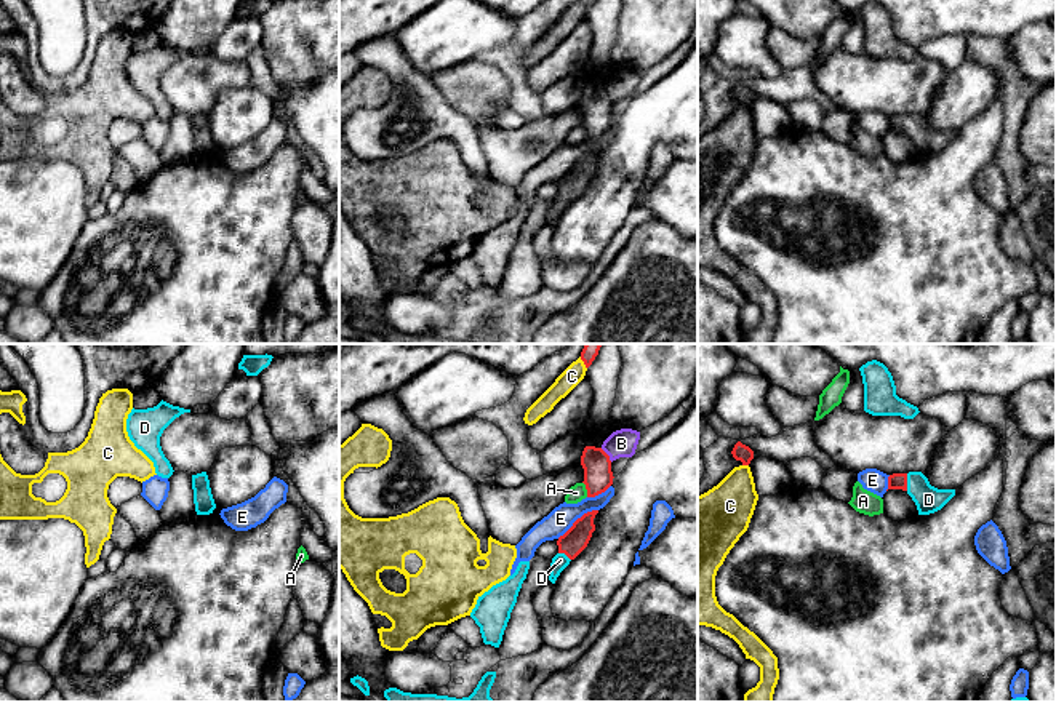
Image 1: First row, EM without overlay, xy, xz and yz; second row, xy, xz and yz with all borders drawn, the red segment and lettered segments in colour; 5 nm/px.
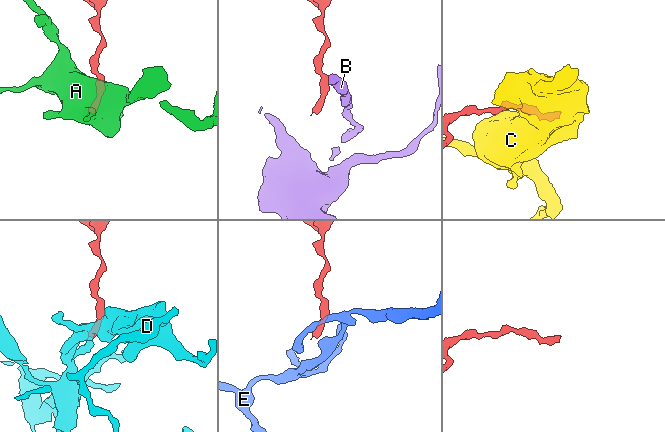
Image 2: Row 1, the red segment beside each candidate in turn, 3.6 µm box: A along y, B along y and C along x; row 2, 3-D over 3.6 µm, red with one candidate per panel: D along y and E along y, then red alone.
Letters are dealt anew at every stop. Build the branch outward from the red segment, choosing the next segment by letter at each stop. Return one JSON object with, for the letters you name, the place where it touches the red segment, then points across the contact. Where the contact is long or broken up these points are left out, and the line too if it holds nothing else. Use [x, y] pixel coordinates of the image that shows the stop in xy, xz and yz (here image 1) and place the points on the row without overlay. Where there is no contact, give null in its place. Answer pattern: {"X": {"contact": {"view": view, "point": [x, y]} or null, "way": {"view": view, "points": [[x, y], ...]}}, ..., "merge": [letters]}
{"D": {"contact": {"view": "yz", "point": [906, 123]}, "way": {"view": "yz", "points": [[896, 122], [906, 123], [928, 141]]}}, "merge": ["D"]}

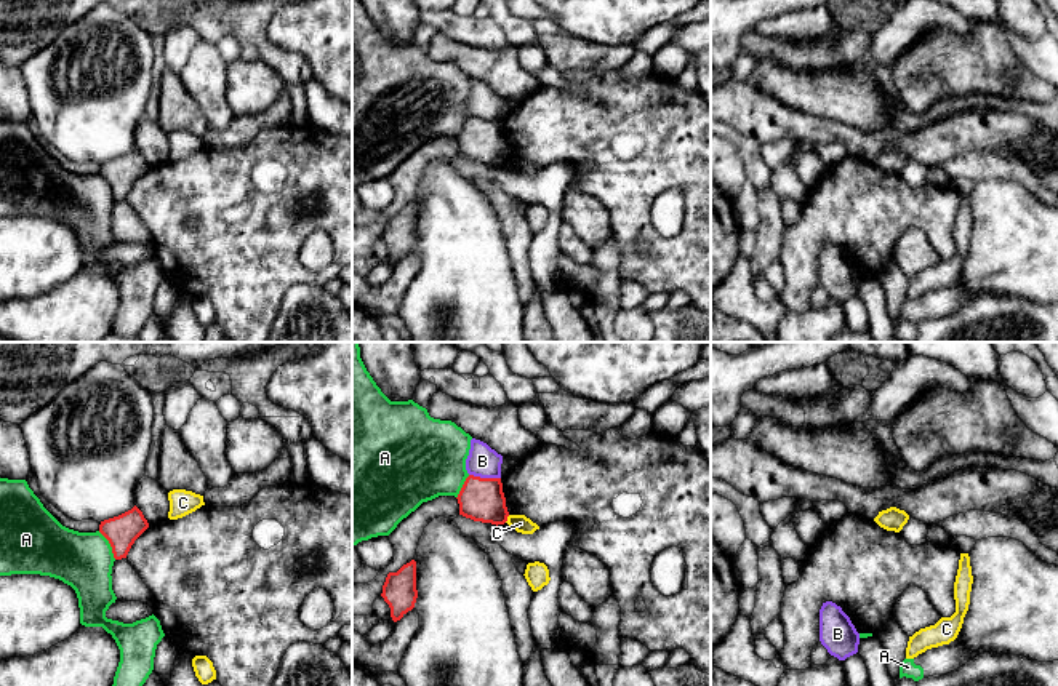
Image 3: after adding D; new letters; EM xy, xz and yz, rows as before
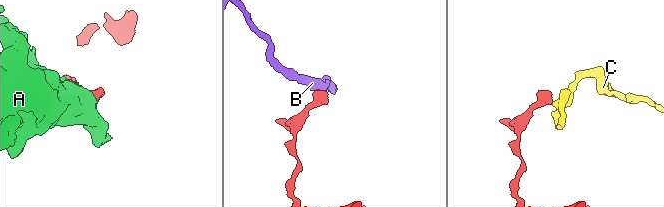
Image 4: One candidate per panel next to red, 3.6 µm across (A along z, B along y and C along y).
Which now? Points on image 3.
{"merge": []}

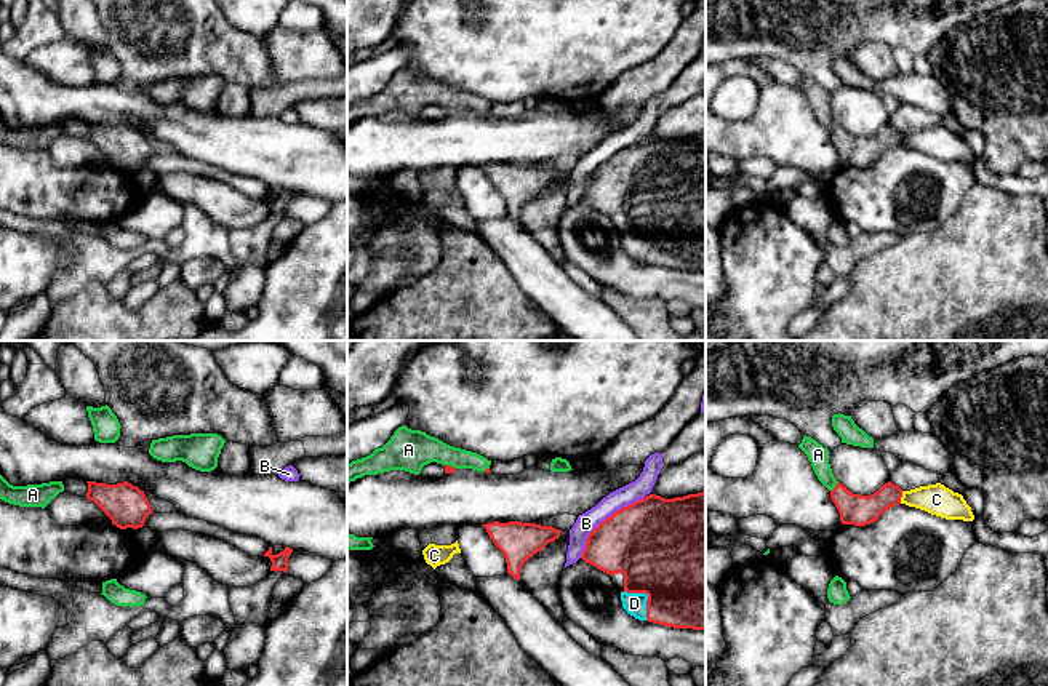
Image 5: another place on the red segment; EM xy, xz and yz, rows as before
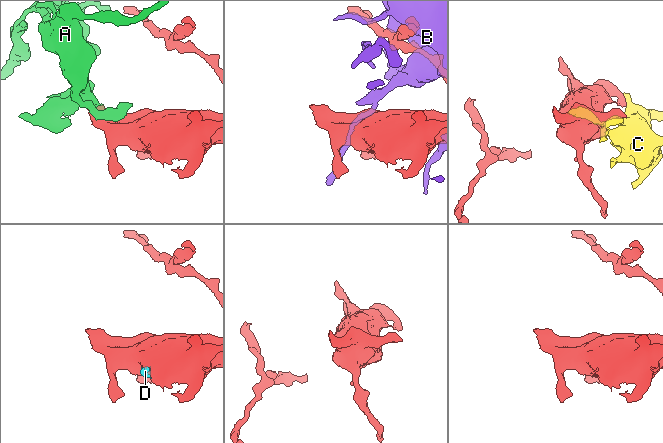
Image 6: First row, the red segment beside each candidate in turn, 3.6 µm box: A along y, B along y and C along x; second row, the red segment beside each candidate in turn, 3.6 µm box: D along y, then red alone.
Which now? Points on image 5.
{"A": {"contact": {"view": "yz", "point": [836, 128]}, "way": {"view": "yz", "points": [[855, 151], [836, 128], [824, 117], [818, 96]]}}, "D": {"contact": {"view": "xz", "point": [648, 239]}, "way": {"view": "xz", "points": [[687, 207], [648, 239], [639, 240], [634, 245]]}}, "merge": ["A", "D"]}

